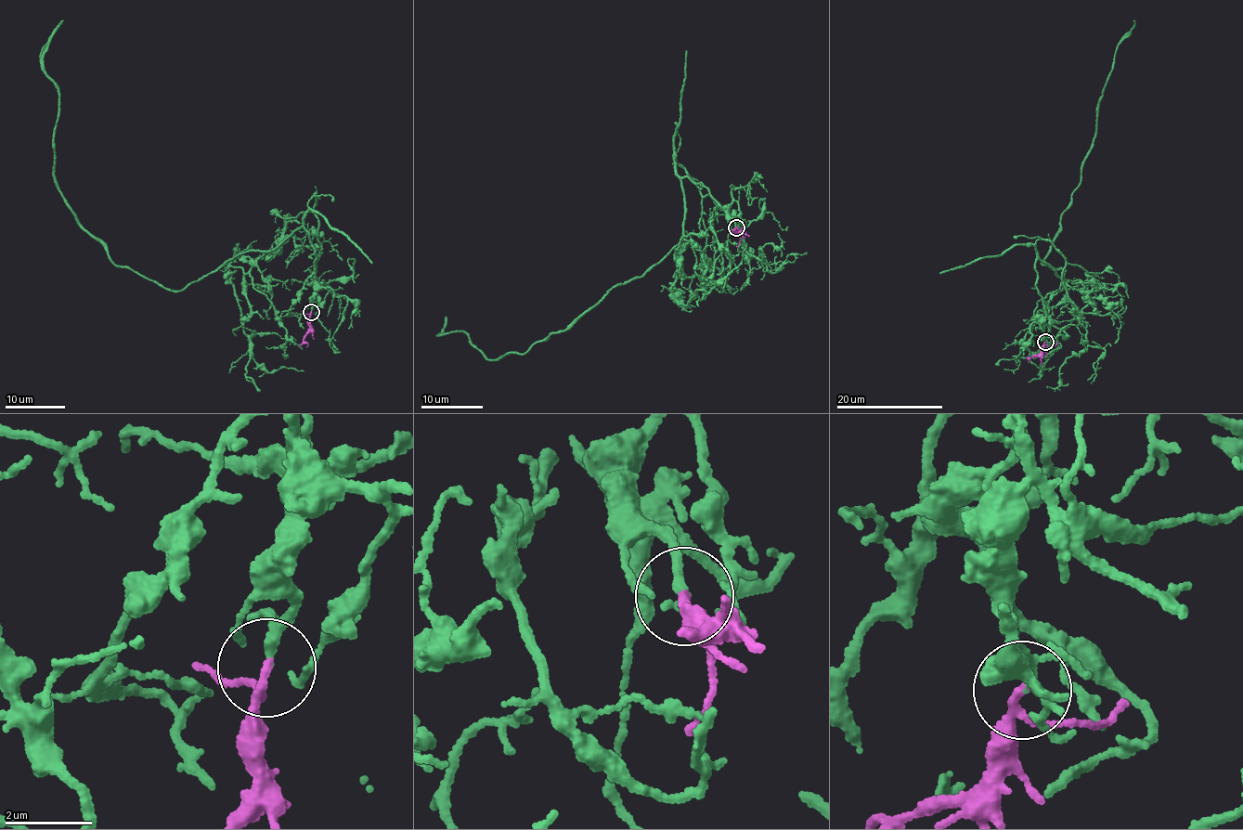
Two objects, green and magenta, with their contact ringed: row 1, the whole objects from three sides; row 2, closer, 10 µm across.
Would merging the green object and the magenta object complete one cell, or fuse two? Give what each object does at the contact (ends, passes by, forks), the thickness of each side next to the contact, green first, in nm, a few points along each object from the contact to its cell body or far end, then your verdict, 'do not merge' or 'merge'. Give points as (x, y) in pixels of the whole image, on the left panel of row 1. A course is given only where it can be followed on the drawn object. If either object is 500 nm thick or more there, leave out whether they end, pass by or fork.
green passes by; magenta passes by; calibres 160 and 160 nm; course green (312, 312), (303, 226), (177, 291), (118, 266), (79, 225), (56, 185), (58, 97), (43, 61), (63, 19); course magenta (310, 312), (310, 325), (299, 348); merge

